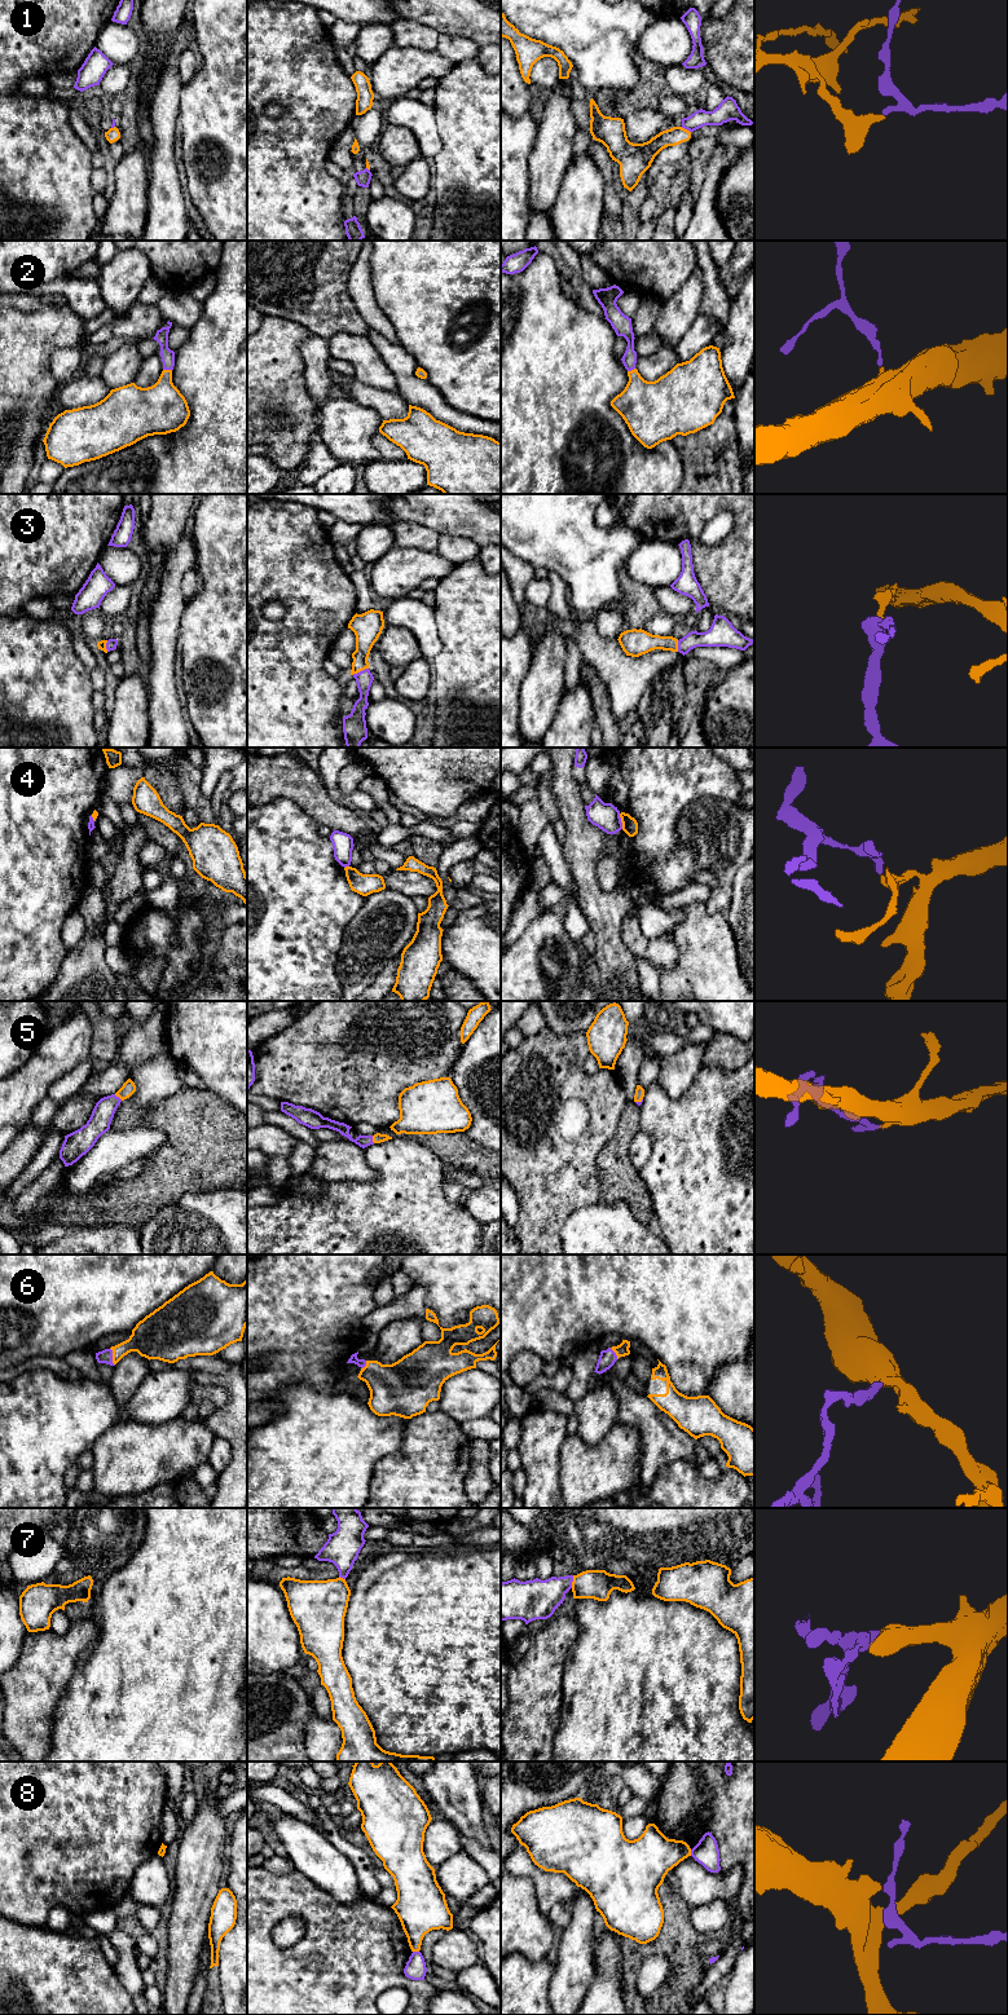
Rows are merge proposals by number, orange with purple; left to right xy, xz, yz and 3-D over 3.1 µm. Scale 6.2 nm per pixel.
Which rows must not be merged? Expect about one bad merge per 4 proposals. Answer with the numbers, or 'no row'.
1, 4, 8

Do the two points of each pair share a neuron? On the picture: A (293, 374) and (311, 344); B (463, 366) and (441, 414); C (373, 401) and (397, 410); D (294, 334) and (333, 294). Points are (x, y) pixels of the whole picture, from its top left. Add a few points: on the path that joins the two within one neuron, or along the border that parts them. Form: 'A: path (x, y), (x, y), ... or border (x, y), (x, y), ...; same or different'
A: border (311, 334), (300, 343), (304, 382), (308, 388); different
B: border (427, 379), (452, 406), (474, 417); different
C: path (379, 401), (391, 405); same
D: border (272, 317), (285, 317), (295, 321), (311, 333); different

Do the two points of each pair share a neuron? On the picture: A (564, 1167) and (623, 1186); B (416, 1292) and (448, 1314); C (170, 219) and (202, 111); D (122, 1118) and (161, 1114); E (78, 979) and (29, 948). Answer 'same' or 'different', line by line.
A: different
B: different
C: different
D: different
E: different

